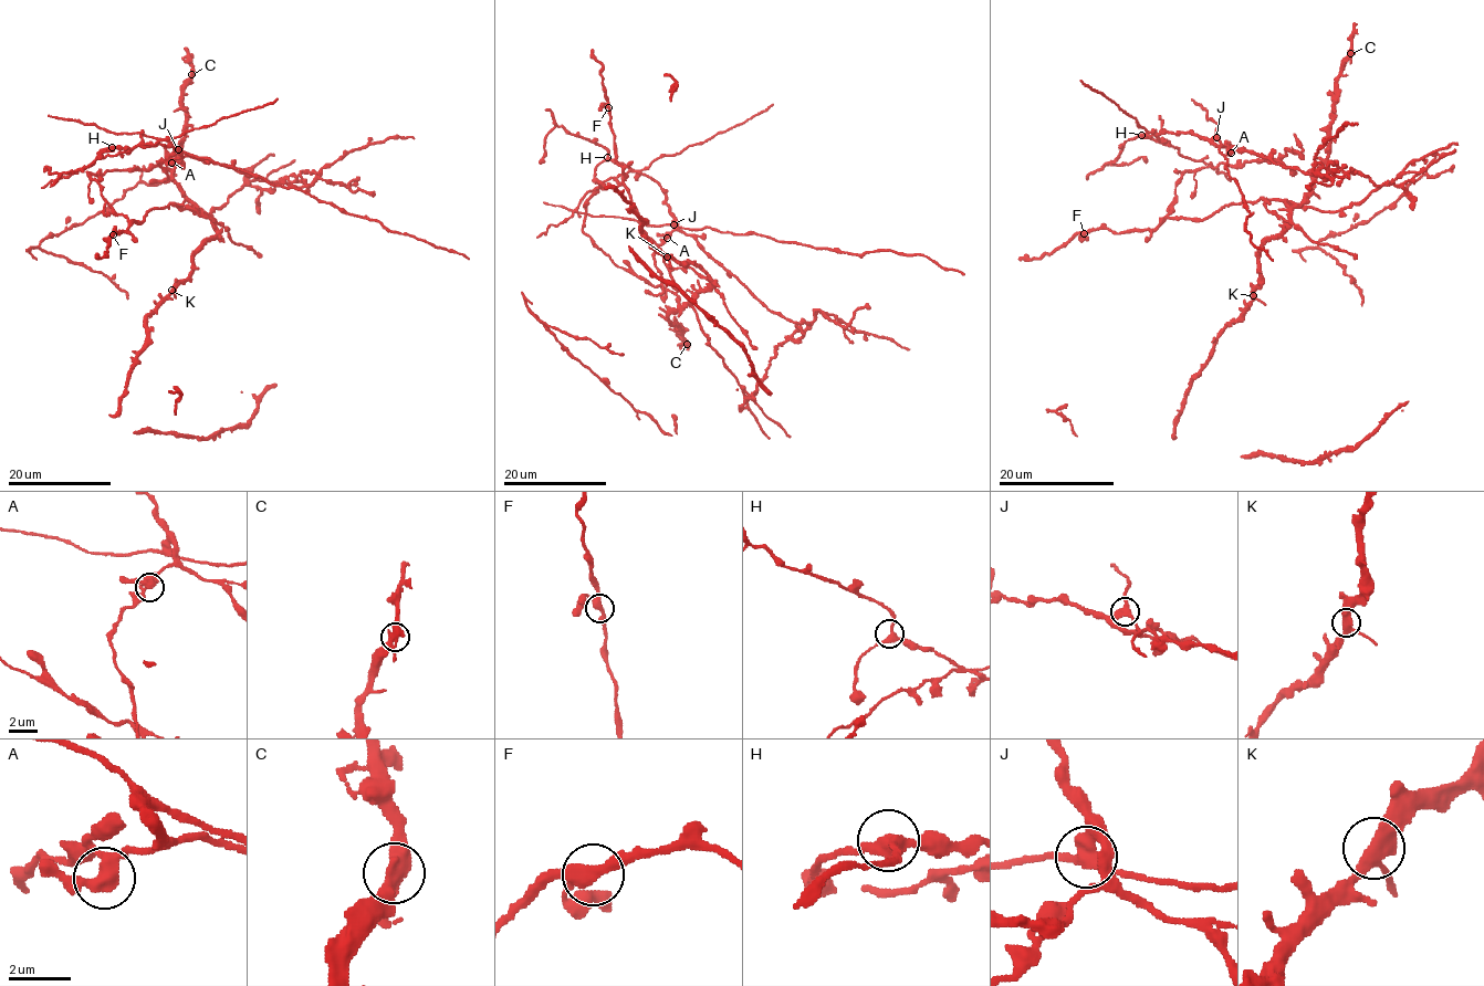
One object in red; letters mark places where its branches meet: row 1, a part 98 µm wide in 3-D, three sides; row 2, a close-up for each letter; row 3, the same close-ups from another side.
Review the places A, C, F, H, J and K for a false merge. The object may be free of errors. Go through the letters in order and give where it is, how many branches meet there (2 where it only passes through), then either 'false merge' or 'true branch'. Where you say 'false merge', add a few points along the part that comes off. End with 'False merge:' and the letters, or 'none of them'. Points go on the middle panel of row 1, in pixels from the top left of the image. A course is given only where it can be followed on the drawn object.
A: at (667, 238); 3 branches meet; true branch
C: at (687, 344); 3 branches meet; true branch
F: at (608, 107); 3 branches meet; true branch
H: at (607, 157); 3 branches meet; true branch
J: at (673, 224); 3 branches meet; false merge; foreign part runs (673, 224), (741, 234), (758, 233), (779, 241), (795, 241), (852, 254), (886, 250), (921, 254), (963, 274)
K: at (667, 257); 3 branches meet; true branch
False merge: J

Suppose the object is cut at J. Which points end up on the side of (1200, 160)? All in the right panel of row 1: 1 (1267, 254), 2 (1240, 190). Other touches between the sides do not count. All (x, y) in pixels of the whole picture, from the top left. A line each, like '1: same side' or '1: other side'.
1: other side
2: other side

